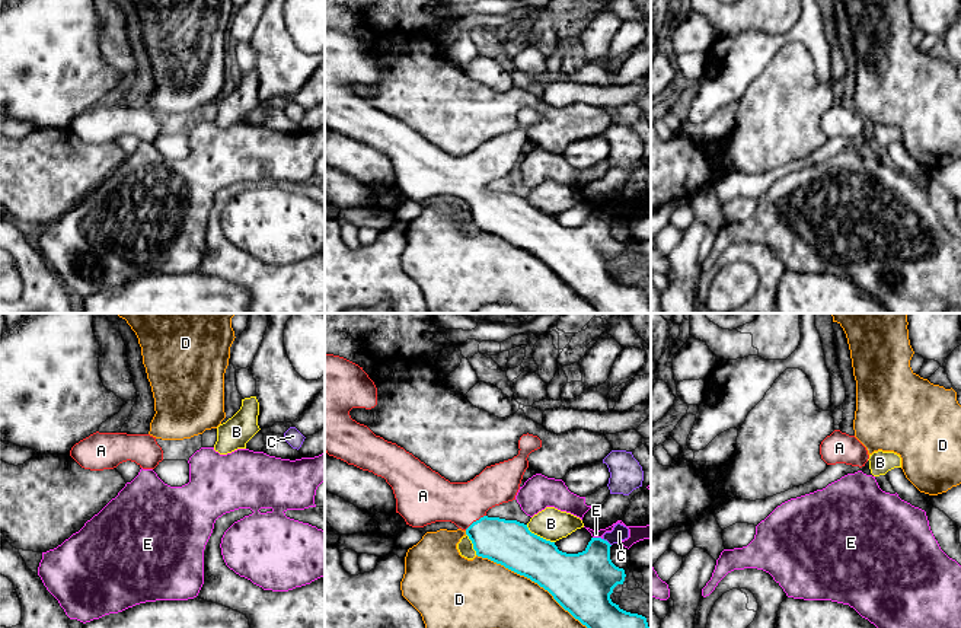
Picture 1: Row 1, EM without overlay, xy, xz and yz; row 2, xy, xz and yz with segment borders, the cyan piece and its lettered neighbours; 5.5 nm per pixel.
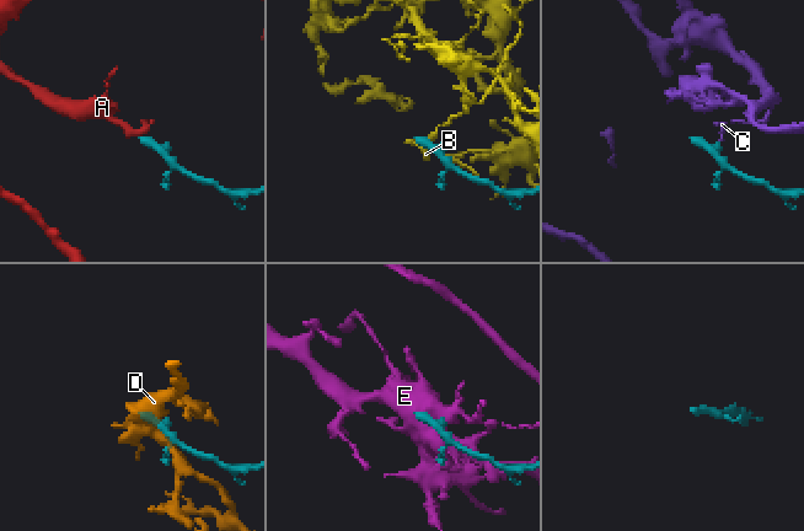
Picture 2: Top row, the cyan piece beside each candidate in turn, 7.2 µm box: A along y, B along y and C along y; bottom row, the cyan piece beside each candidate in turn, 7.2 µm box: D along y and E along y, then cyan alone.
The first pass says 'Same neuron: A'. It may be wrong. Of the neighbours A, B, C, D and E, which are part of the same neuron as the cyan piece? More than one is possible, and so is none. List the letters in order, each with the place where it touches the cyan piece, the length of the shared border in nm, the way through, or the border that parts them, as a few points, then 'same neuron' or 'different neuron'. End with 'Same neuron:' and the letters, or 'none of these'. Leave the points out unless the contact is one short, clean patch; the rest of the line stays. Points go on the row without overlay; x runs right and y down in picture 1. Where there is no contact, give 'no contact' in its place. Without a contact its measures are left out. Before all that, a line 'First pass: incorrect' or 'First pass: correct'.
First pass: correct
A: xz (476, 194) | 150 nm | across xz (508, 216), (495, 213), (476, 194), (457, 175), (437, 172) | same neuron
B: xz (539, 210) | 190 nm | different neuron
C: xz (607, 216) | 60 nm | along xz (603, 212), (610, 219) | different neuron
D: xz (538, 257) | 800 nm | different neuron
E: xz (597, 212) | 60 nm | different neuron
Same neuron: A

